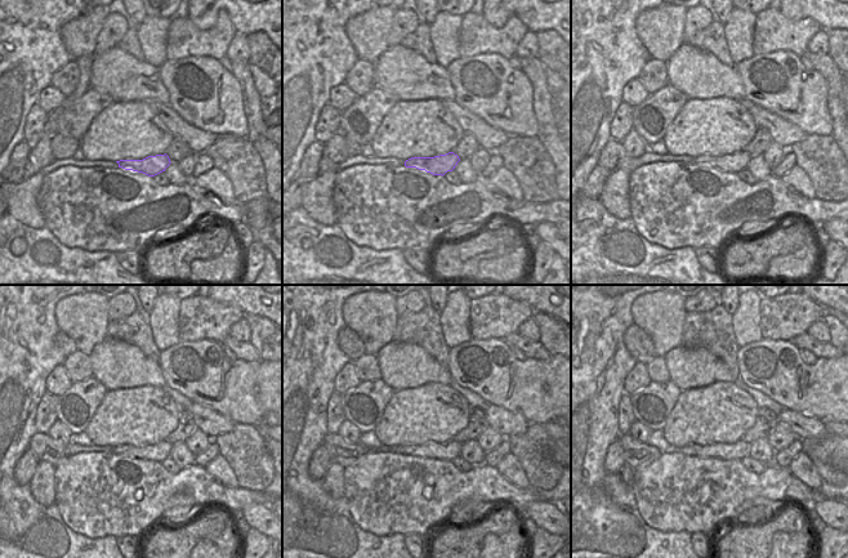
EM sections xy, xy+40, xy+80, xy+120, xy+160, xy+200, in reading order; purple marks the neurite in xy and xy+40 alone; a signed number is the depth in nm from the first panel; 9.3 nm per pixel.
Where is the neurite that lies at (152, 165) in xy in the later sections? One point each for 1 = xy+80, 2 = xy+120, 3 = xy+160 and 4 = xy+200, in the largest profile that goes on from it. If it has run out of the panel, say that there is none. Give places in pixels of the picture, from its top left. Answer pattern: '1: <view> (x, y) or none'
1: xy+80 (735, 163)
2: xy+120 (160, 451)
3: xy+160 (451, 449)
4: xy+200 (739, 450)

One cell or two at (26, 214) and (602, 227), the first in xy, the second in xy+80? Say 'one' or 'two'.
two

